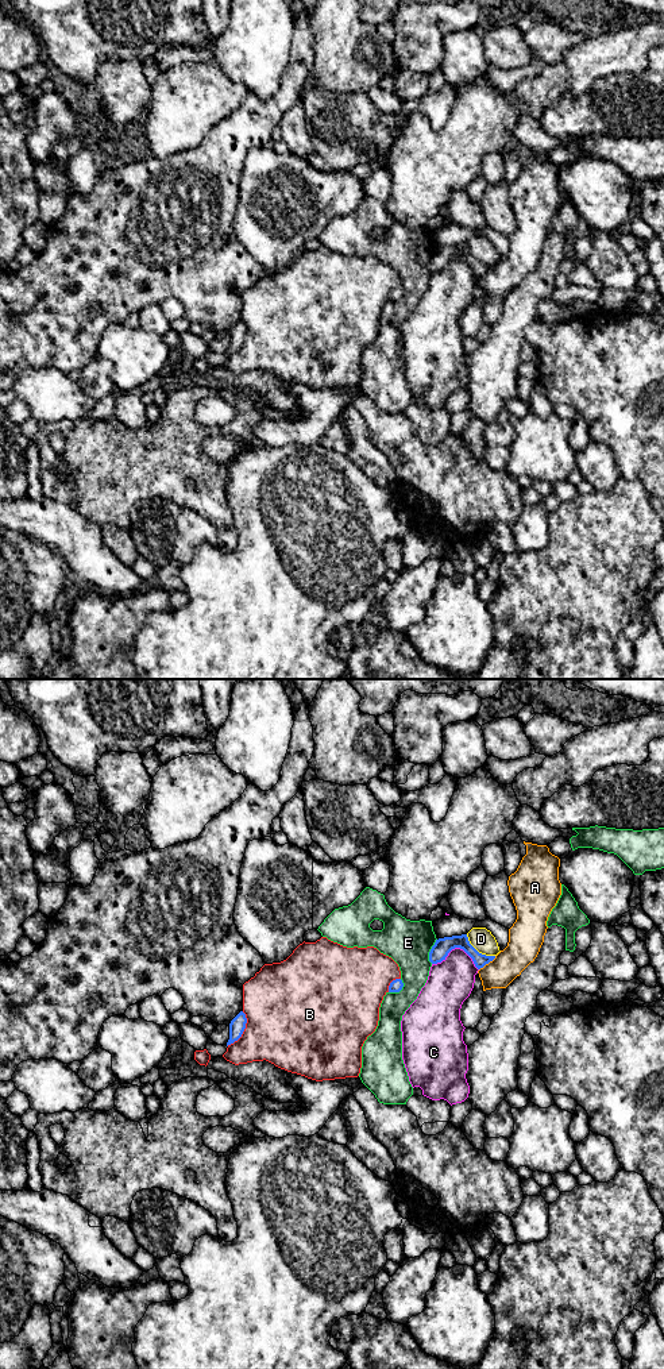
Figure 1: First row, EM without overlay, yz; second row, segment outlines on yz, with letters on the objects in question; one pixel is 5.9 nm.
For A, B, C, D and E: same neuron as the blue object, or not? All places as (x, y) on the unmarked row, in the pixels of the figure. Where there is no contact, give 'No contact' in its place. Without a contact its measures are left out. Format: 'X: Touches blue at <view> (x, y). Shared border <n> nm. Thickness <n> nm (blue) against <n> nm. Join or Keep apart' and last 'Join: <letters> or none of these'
A: Touches blue at yz (487, 272). Shared border 130 nm. Thickness 80 nm (blue) against 190 nm. Keep apart
B: Touches blue at yz (243, 339). Shared border 220 nm. Thickness 90 nm (blue) against 460 nm. Keep apart
C: Touches blue at yz (458, 255). Shared border 280 nm. Thickness 100 nm (blue) against 280 nm. Keep apart
D: Touches blue at yz (477, 259). Shared border 220 nm. Thickness 100 nm (blue) against 140 nm. Keep apart
E: Touches blue at yz (431, 259). Shared border 160 nm. Thickness 100 nm (blue) against 280 nm. Keep apart
Join: none of these

